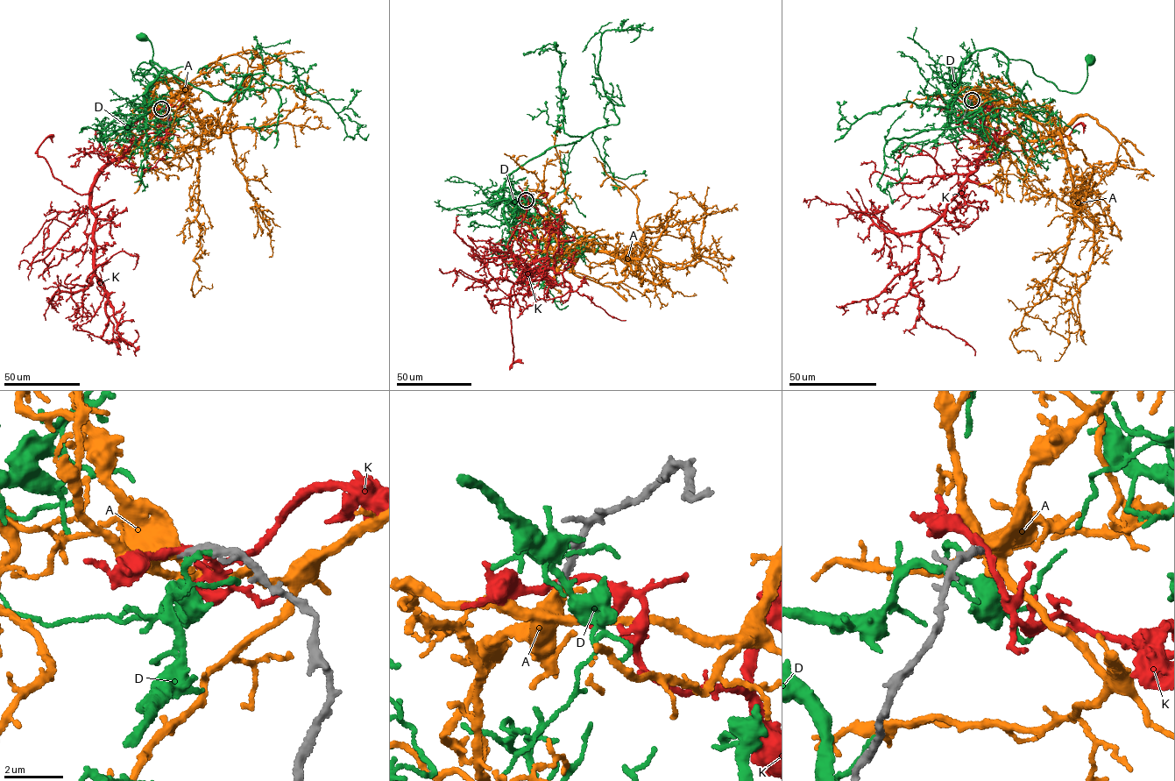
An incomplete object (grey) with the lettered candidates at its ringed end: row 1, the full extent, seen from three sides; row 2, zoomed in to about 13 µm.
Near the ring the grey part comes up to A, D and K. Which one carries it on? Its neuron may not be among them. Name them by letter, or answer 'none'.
A

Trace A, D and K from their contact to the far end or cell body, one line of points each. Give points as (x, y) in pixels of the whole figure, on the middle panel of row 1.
A: (526, 200), (541, 194), (576, 230), (583, 250), (624, 259), (675, 294), (694, 293)
D: (526, 197), (498, 194), (505, 182), (505, 204), (527, 255), (555, 266), (540, 269)
K: (526, 199), (537, 209), (529, 227), (539, 241), (519, 280), (552, 269), (562, 273), (570, 292), (626, 320)

